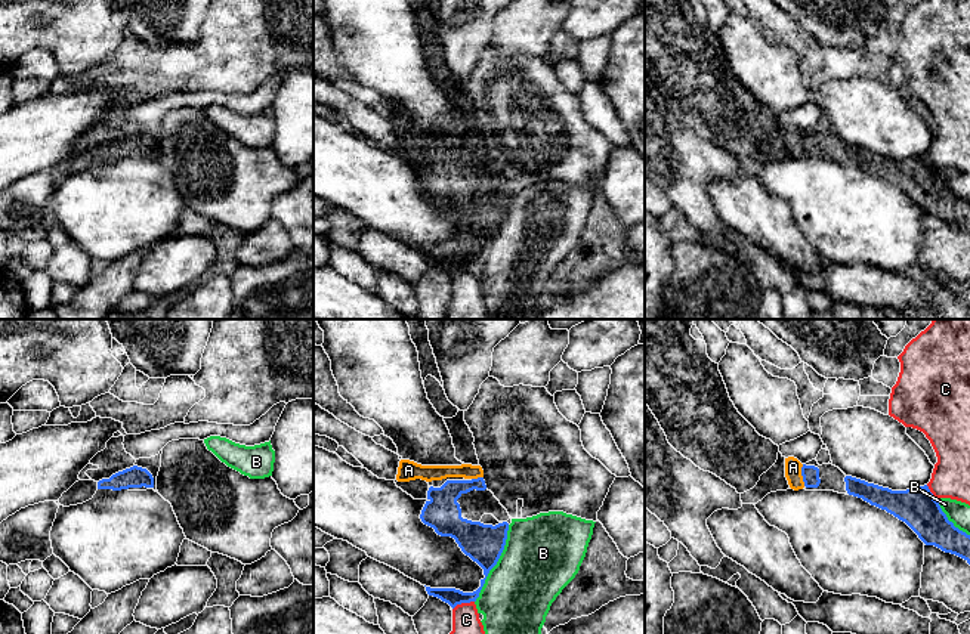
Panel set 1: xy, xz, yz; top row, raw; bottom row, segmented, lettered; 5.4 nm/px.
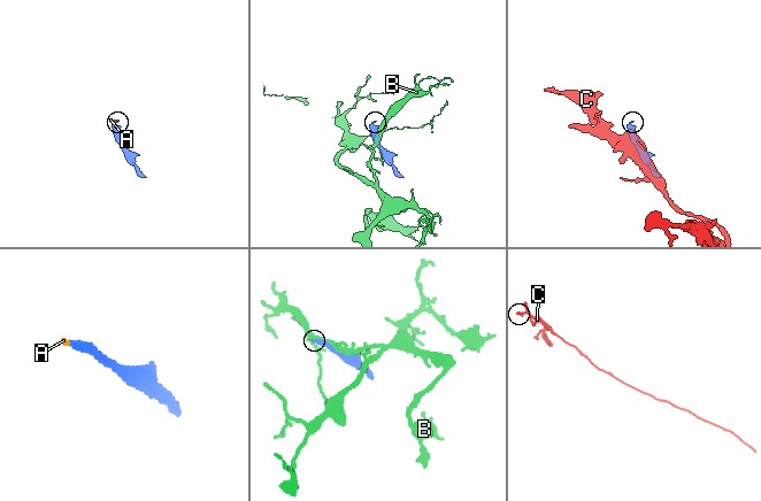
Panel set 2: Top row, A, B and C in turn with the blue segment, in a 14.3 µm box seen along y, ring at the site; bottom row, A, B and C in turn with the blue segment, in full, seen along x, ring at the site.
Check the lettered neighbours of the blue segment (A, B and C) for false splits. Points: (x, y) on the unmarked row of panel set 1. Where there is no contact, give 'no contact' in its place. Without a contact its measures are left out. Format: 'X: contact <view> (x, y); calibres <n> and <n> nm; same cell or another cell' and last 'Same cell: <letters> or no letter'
A: contact yz (802, 144); calibres 100 and 100 nm; same cell
B: contact xz (496, 232); calibres 220 and 420 nm; another cell
C: contact xz (463, 271); calibres 90 and 220 nm; another cell
Same cell: A

